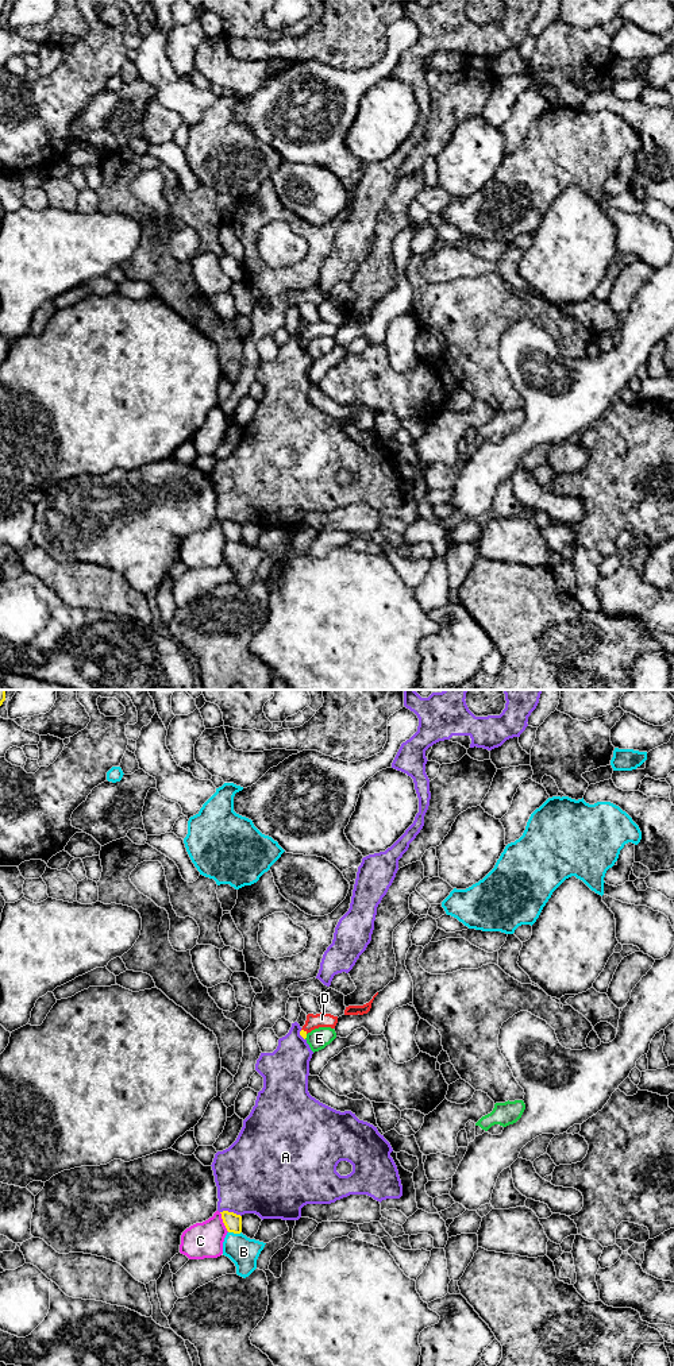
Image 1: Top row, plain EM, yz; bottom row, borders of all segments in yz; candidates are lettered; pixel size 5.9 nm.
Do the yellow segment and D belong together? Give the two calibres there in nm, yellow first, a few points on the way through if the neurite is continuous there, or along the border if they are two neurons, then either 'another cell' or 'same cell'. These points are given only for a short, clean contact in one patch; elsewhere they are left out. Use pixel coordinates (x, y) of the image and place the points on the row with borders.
40 nm thick on the yellow side, 90 nm on the other; runs through yz (303, 1033), (303, 1030), (312, 1022), (322, 1019); same cell

